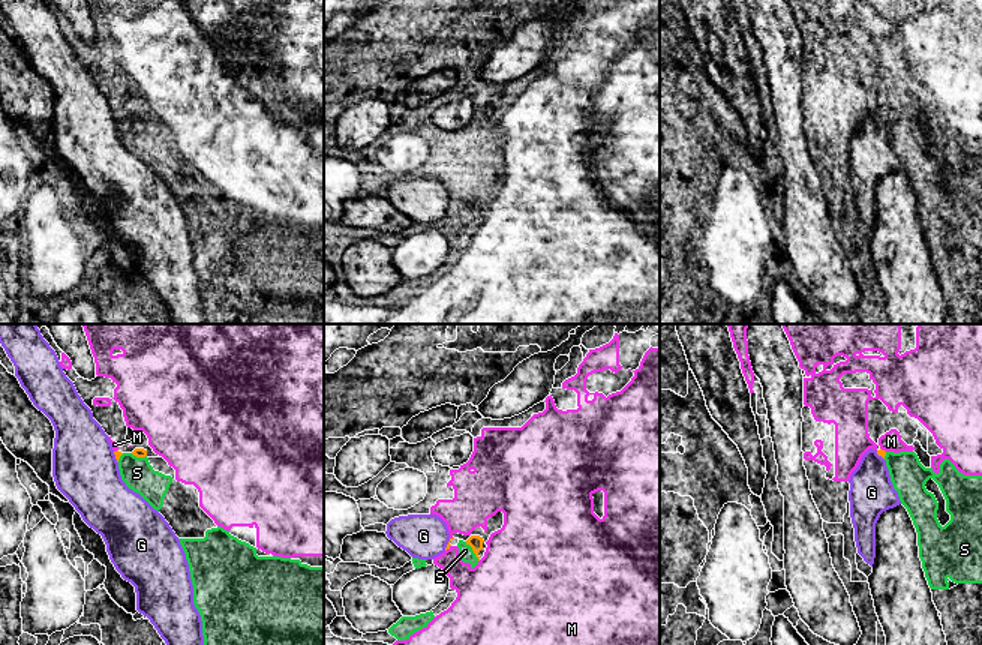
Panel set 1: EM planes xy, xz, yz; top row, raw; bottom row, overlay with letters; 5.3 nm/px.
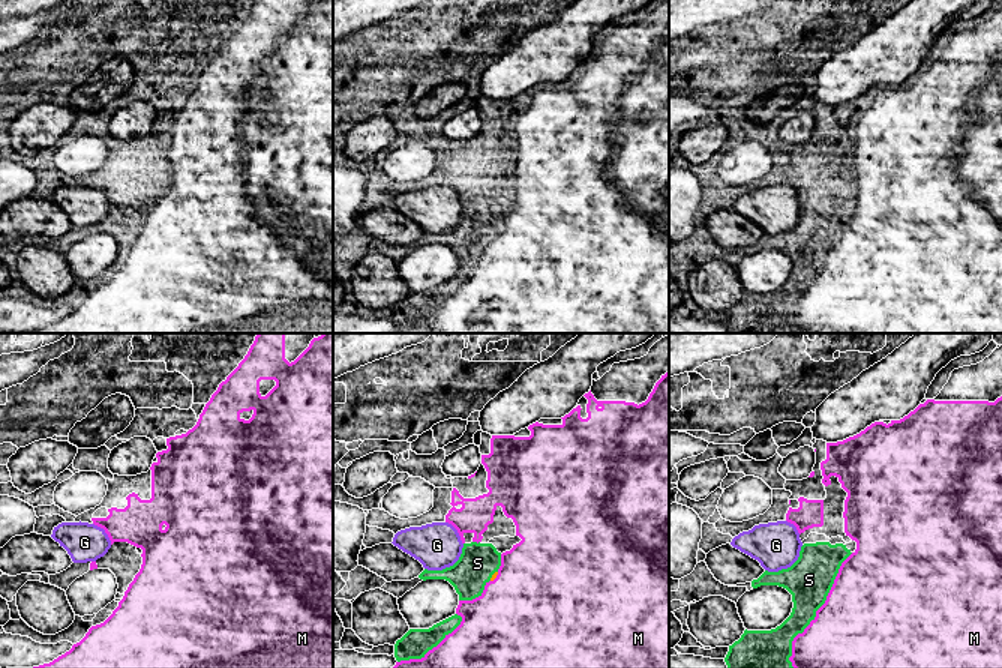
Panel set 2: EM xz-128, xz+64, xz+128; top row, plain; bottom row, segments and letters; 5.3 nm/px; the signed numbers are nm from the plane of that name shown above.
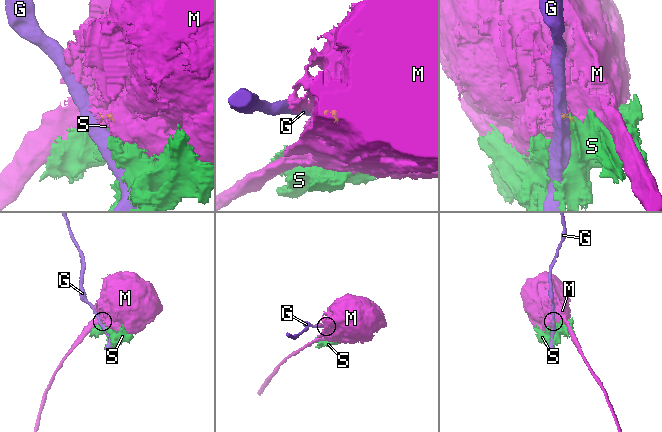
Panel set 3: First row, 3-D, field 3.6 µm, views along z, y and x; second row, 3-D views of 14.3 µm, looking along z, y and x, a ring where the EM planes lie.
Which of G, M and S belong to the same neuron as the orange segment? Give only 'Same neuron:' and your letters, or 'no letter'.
Same neuron: M

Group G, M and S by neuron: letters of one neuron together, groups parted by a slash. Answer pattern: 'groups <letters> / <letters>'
groups G / M / S

